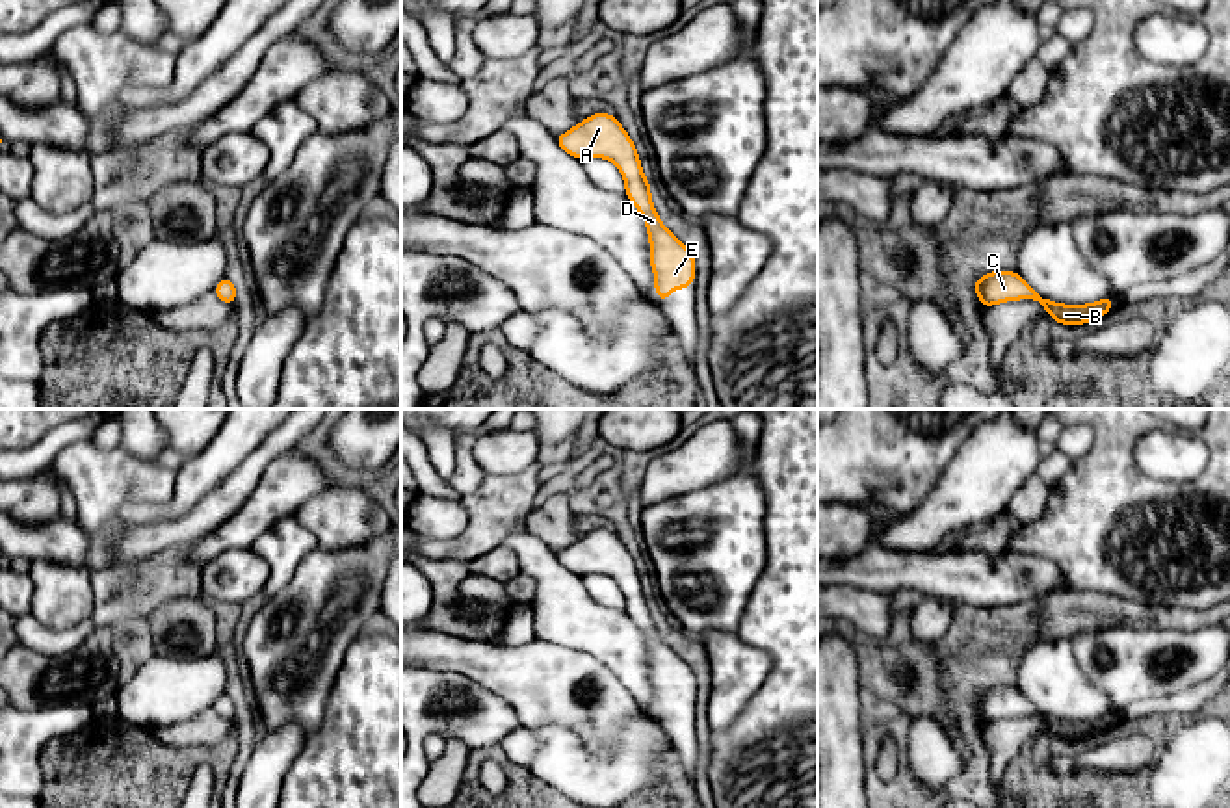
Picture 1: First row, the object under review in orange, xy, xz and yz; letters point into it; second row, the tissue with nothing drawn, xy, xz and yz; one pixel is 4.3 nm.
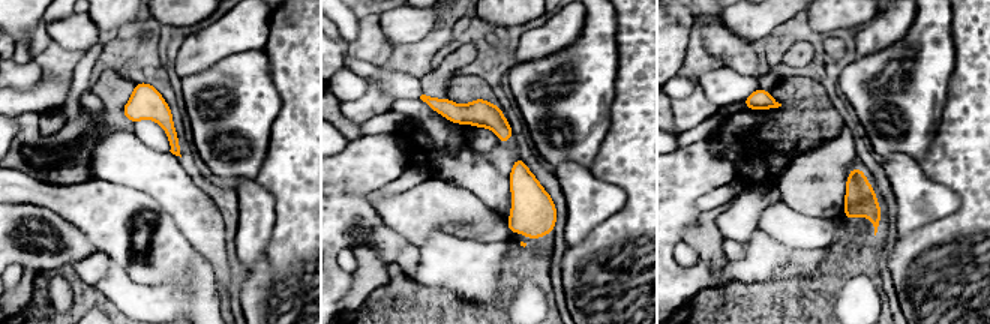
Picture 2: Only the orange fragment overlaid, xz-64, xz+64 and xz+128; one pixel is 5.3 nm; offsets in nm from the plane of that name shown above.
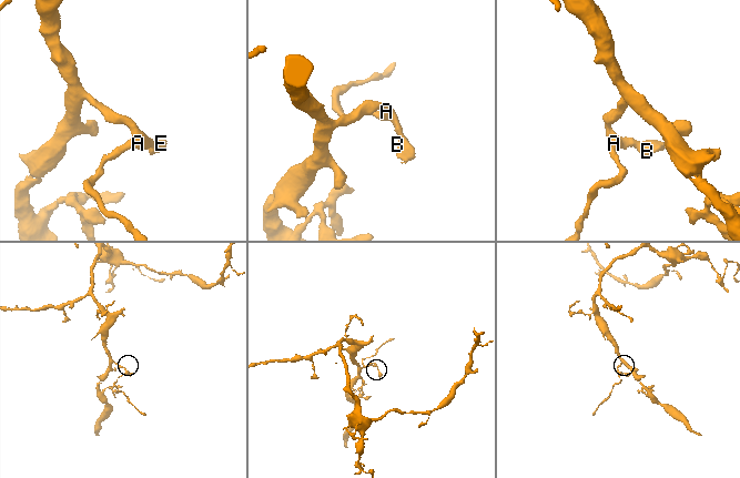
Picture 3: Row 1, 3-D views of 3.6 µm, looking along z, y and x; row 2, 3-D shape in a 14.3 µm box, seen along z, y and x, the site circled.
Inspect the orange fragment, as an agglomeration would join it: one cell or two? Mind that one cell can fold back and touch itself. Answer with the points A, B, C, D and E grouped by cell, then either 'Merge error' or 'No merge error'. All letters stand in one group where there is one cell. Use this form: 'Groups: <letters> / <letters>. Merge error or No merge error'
Groups: A B C D E. No merge error

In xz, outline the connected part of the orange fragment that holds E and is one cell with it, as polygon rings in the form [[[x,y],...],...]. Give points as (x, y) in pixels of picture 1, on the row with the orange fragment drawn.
[[[593,113],[557,136],[556,141],[567,154],[578,160],[606,158],[619,167],[626,182],[624,195],[634,202],[647,225],[650,267],[656,275],[652,290],[660,295],[660,303],[665,303],[673,290],[693,286],[695,256],[660,221],[637,149],[615,115]]]

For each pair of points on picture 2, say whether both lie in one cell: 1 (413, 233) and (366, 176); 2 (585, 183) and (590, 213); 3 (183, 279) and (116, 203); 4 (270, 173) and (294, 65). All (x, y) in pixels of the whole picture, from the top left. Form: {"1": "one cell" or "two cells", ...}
{"1": "two cells", "2": "one cell", "3": "one cell", "4": "one cell"}

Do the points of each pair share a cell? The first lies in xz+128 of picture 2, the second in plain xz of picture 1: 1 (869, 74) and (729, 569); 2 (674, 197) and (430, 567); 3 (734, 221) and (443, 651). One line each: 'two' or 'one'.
1: one
2: two
3: one

